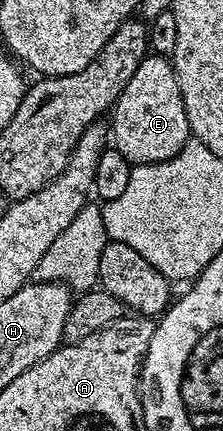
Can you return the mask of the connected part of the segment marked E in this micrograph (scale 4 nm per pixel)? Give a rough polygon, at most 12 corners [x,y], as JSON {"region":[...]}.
{"region":[[149,55],[115,100],[109,137],[132,166],[192,140],[175,66]]}

